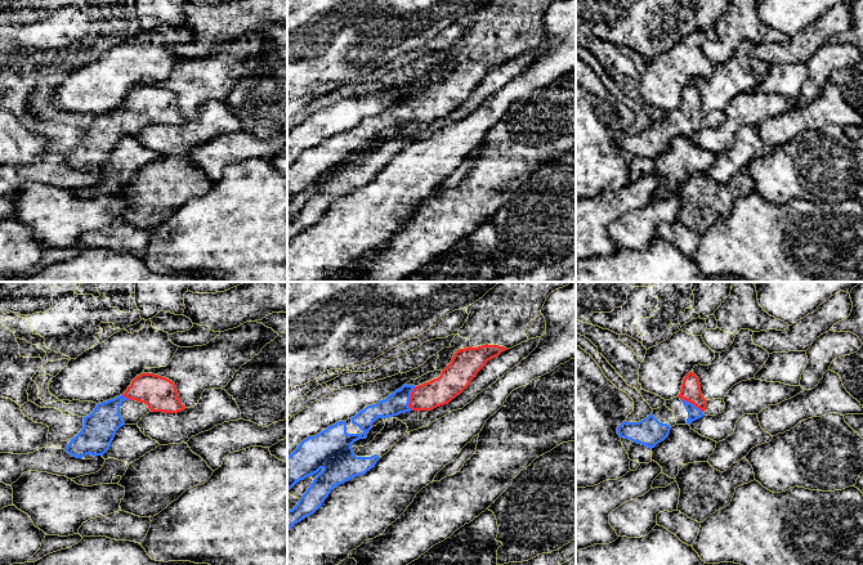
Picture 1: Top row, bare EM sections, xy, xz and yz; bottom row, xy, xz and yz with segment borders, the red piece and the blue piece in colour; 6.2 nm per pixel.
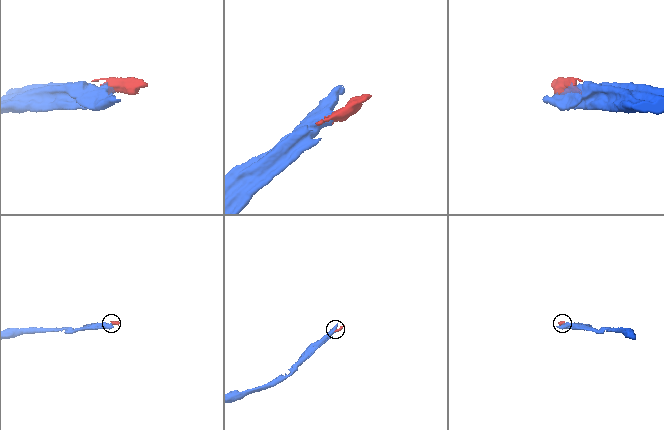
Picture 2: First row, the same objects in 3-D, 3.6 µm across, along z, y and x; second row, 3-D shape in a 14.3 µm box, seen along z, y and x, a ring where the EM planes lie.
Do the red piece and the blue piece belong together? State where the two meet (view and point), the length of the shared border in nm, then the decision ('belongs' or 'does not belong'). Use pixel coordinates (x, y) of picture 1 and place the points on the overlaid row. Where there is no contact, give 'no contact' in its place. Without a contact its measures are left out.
contact xz (410, 398); length 160 nm; belongs

